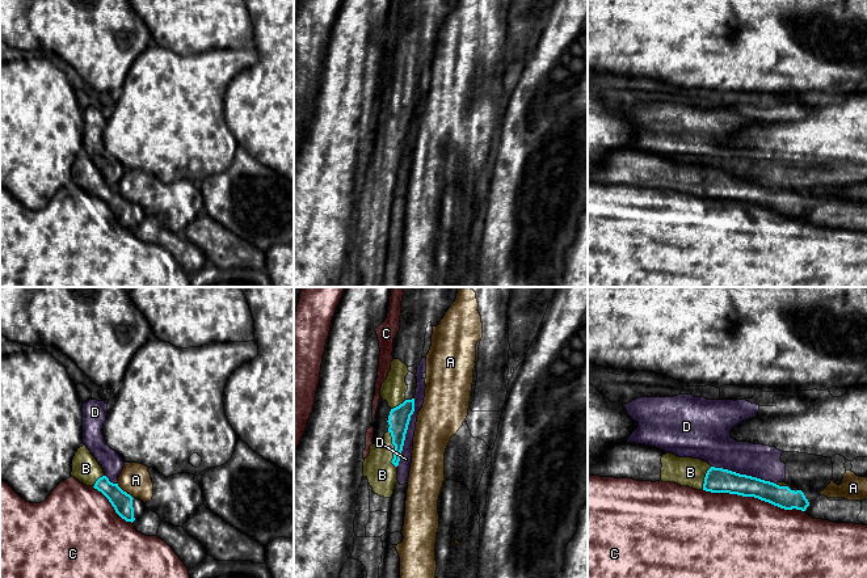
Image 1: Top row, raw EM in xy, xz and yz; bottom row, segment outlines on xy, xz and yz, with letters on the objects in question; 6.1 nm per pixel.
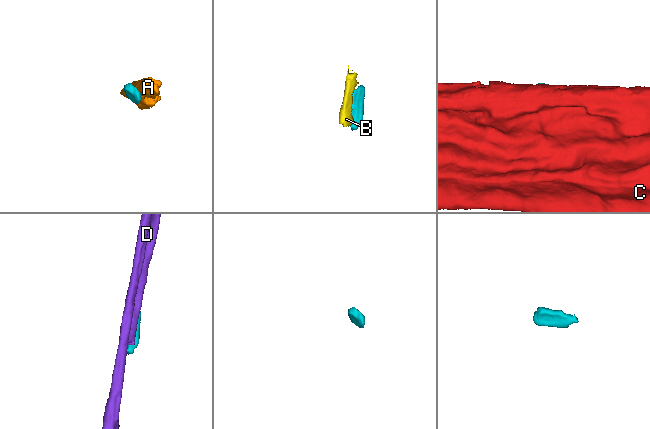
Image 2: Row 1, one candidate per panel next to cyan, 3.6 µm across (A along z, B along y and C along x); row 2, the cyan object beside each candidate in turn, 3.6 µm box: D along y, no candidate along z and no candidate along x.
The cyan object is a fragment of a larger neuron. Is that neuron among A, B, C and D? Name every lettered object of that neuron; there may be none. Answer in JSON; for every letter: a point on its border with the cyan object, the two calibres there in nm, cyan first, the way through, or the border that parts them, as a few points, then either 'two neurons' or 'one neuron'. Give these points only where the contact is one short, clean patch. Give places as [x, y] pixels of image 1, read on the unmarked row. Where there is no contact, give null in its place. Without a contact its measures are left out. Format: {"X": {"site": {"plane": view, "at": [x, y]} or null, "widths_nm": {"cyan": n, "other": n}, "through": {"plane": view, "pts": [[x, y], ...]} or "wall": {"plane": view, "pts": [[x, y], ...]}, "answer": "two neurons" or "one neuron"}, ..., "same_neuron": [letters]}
{"A": {"site": {"plane": "xy", "at": [125, 198]}, "widths_nm": {"cyan": 130, "other": 190}, "answer": "two neurons"}, "B": {"site": {"plane": "yz", "at": [705, 184]}, "widths_nm": {"cyan": 160, "other": 180}, "answer": "one neuron"}, "C": {"site": {"plane": "yz", "at": [753, 202]}, "widths_nm": {"cyan": 160, "other": 480}, "answer": "two neurons"}, "D": {"site": {"plane": "xz", "at": [405, 138]}, "widths_nm": {"cyan": 130, "other": 80}, "wall": {"plane": "xz", "pts": [[413, 104], [413, 119], [400, 167], [396, 172]]}, "answer": "two neurons"}, "same_neuron": ["B"]}

